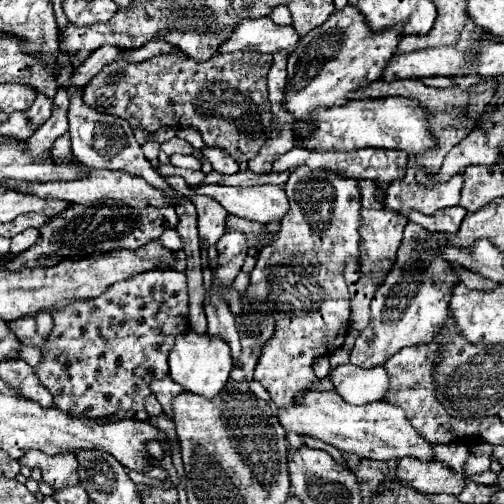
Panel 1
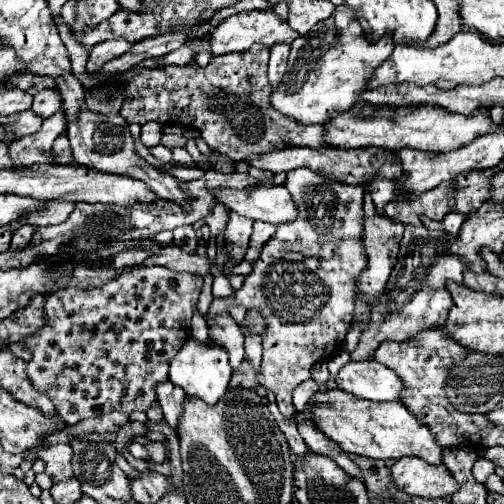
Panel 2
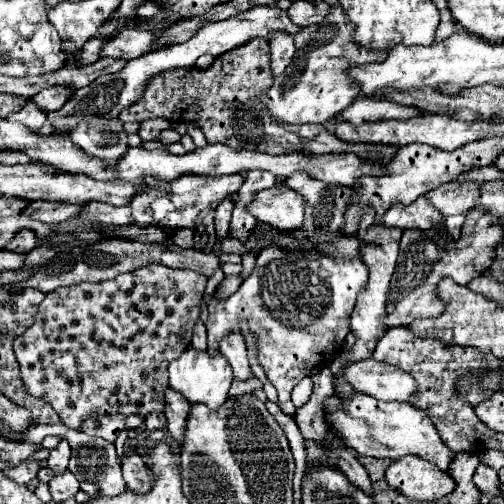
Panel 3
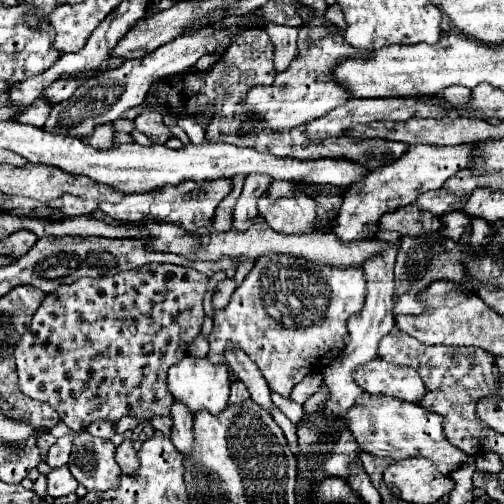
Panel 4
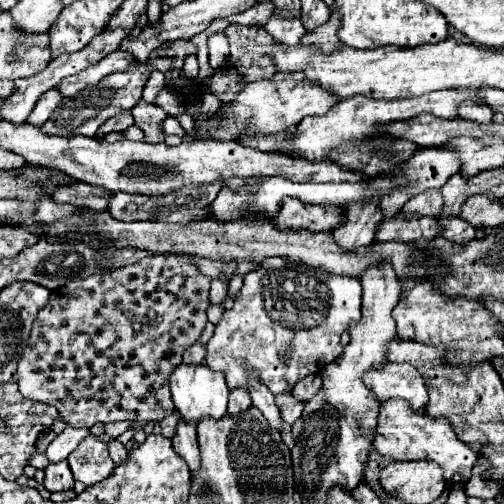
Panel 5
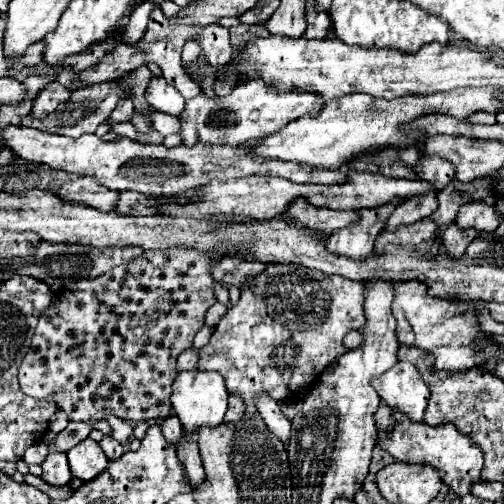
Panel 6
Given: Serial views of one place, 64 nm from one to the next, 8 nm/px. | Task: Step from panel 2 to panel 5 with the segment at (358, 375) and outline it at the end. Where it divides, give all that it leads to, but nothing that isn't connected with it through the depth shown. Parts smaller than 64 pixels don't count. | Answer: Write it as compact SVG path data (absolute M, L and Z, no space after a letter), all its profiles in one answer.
M388 362L382 370L368 372L368 376L364 376L364 384L368 384L368 388L372 388L382 402L402 398L410 402L414 412L424 412L428 404L428 390L422 374L412 364Z

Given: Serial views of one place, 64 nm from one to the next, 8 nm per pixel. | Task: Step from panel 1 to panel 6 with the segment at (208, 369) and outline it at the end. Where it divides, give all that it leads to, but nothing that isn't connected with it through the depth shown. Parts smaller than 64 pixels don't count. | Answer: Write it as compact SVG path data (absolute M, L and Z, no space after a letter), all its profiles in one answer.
M180 372L172 384L170 396L174 414L180 418L180 424L186 432L198 432L200 428L216 428L222 424L226 414L228 392L224 386L224 378L218 372Z

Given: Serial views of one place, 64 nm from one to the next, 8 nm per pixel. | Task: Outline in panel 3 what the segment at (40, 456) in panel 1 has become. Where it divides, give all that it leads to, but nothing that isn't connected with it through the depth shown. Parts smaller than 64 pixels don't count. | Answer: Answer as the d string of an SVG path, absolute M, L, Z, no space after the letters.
M60 440L60 444L54 450L50 450L48 468L52 468L54 474L60 474L68 468L68 460L70 460L70 444L68 440Z

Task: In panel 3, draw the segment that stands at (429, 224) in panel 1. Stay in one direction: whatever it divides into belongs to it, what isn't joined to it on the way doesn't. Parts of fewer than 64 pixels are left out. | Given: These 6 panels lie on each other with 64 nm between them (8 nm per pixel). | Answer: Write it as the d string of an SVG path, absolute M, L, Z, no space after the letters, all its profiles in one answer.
M466 214L448 216L446 220L444 220L445 230L447 230L447 233L452 236L454 240L460 238L460 230L462 230L464 220L466 220Z

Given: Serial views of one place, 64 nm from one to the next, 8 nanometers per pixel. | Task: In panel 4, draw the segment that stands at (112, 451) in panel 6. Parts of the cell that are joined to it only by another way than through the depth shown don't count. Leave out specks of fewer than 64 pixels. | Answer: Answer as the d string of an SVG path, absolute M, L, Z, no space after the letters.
M124 440L124 442L116 448L114 456L116 456L116 462L120 464L122 472L134 472L134 470L136 470L136 450L134 450L132 440Z

